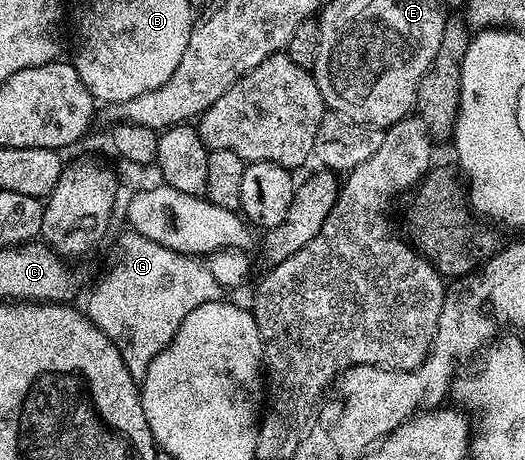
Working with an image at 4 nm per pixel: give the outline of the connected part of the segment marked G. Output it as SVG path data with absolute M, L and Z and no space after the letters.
M132 229L118 239L118 260L106 271L106 276L94 287L84 306L85 314L120 349L128 373L141 381L148 365L176 337L176 329L184 325L184 317L192 309L220 299L220 288L205 258L176 253L156 241L148 241Z

